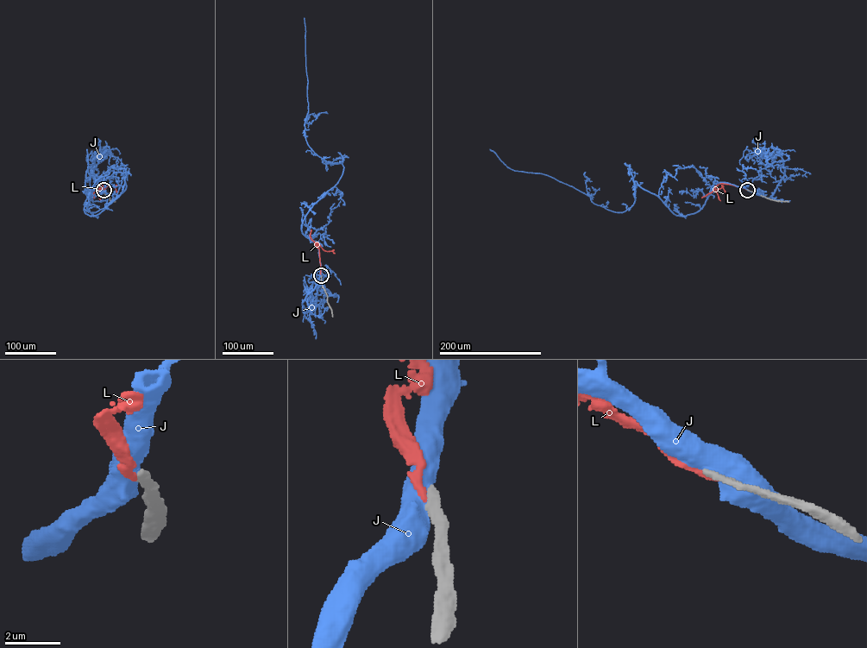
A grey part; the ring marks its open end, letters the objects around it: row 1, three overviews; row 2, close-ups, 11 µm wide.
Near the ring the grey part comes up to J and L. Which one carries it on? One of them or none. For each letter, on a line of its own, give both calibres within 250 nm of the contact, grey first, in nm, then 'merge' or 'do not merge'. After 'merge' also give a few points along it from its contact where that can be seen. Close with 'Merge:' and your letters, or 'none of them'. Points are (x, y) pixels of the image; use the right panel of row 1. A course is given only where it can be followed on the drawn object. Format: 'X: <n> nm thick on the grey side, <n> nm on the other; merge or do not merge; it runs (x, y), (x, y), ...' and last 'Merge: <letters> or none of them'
J: 360 nm thick on the grey side, 700 nm on the other; do not merge
L: 360 nm thick on the grey side, 240 nm on the other; merge; it runs (747, 190), (725, 184), (715, 186), (719, 189), (723, 185), (725, 191)
Merge: L

